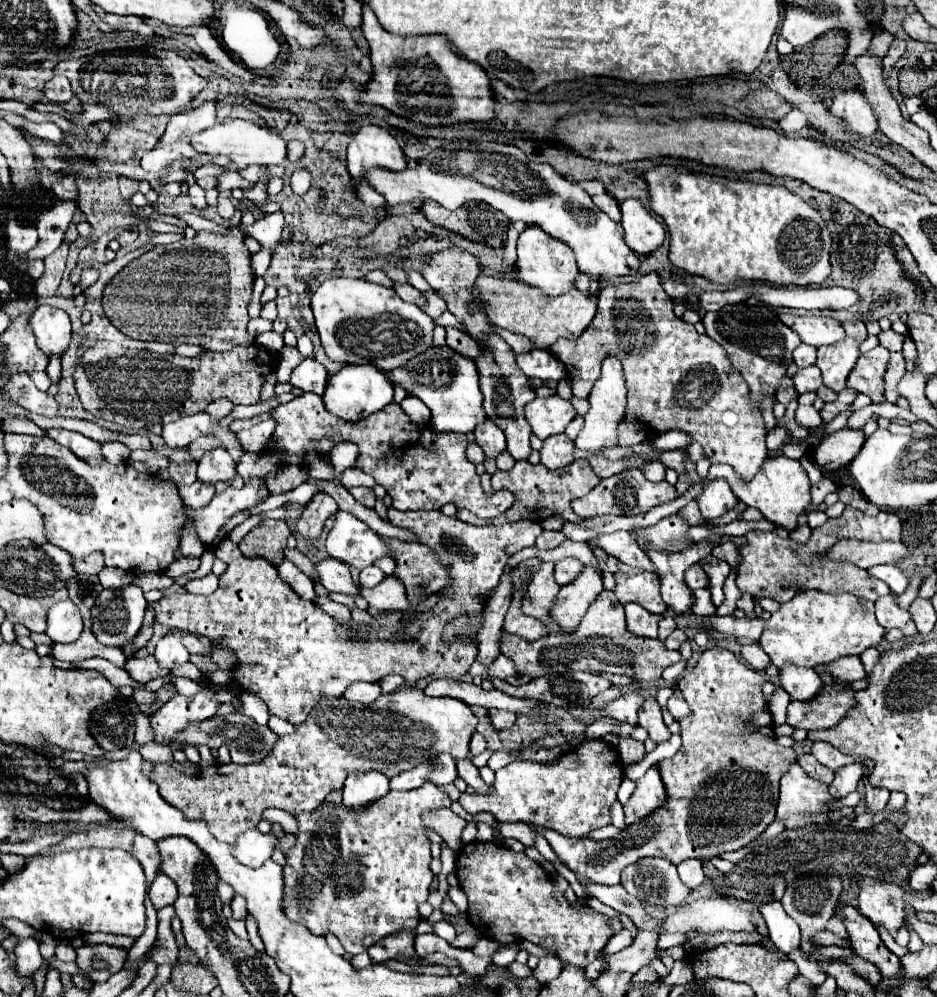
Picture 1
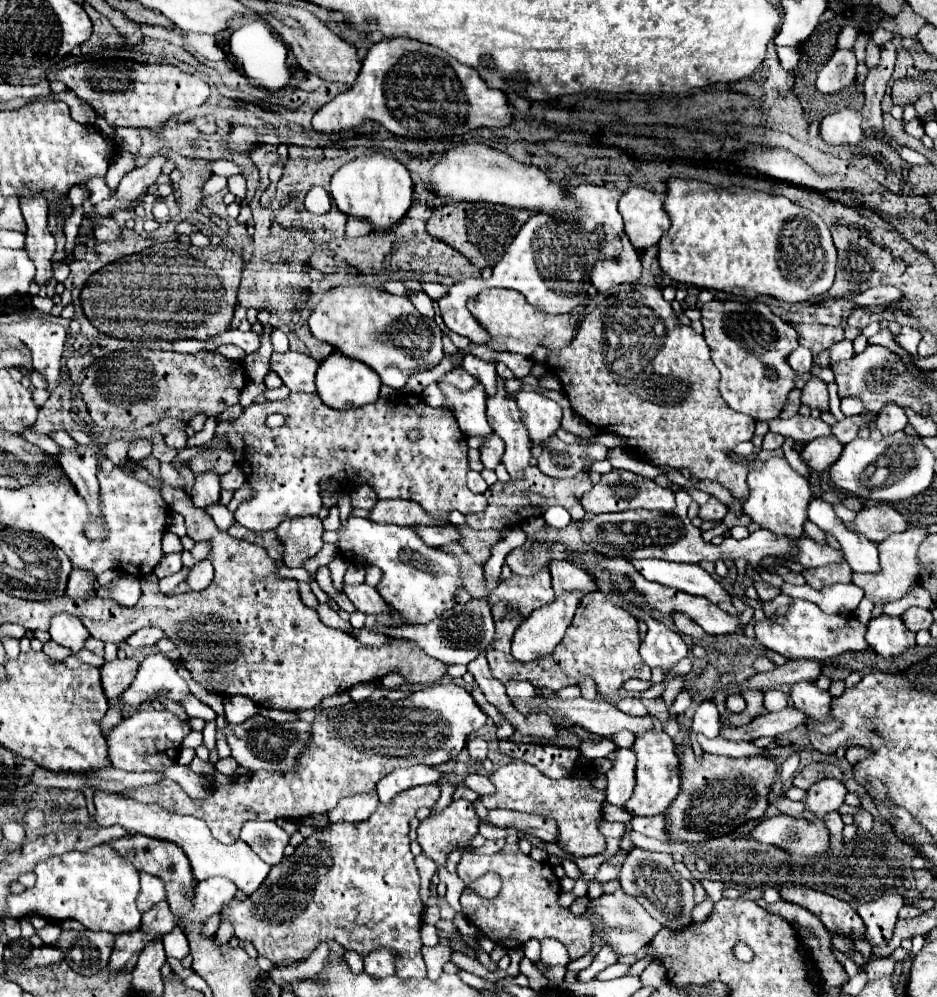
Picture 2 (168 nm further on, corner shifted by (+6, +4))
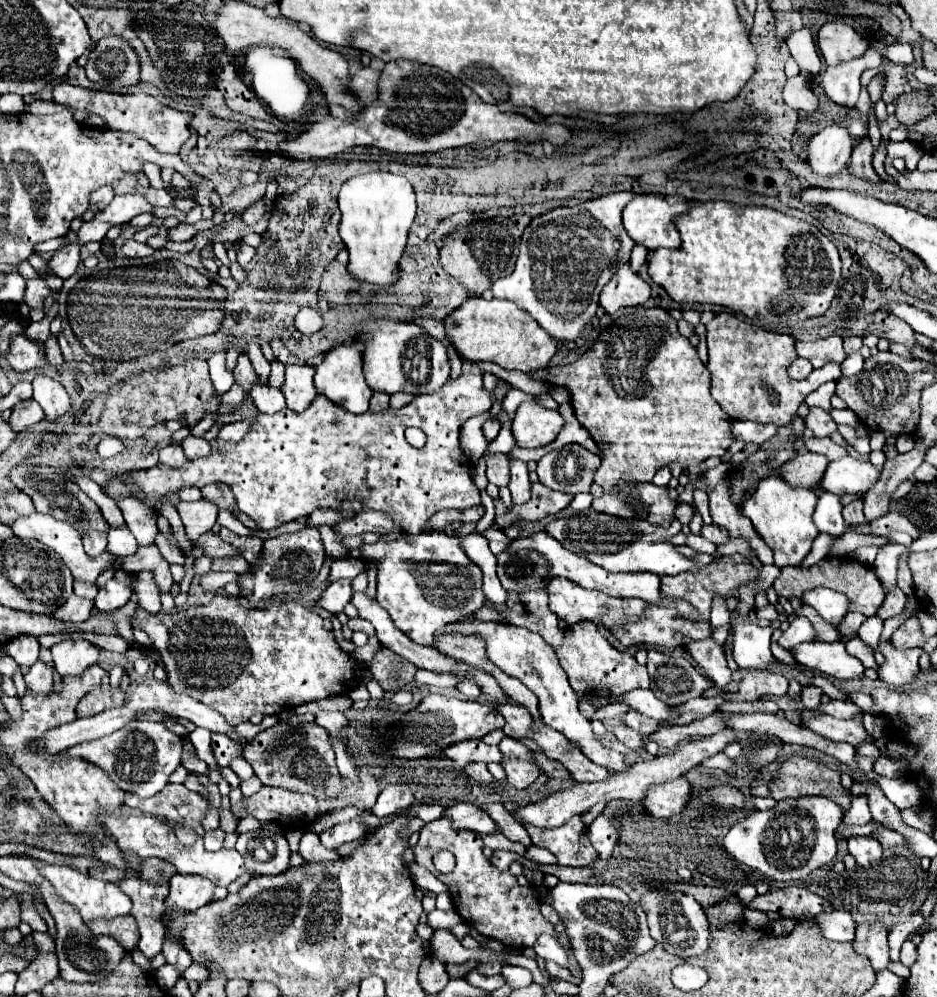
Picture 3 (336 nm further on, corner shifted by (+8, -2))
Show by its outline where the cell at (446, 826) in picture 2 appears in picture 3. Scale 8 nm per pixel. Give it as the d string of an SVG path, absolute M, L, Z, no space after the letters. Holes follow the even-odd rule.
M446 818L434 820L420 830L418 844L414 846L414 856L420 866L430 870L440 882L448 886L454 908L458 914L462 914L462 920L486 938L500 940L508 948L526 948L532 946L544 932L556 936L554 926L538 910L540 902L534 896L524 896L516 878L510 872L500 872L494 868L494 864L482 854L482 842L478 842L478 834L470 830L454 830ZM438 850L450 850L456 856L456 870L452 874L440 874L434 868L432 856Z

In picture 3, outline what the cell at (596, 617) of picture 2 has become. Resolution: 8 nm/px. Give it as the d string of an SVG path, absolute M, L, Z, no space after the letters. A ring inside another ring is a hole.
M578 622L566 630L564 644L556 650L556 656L560 660L560 666L568 674L570 686L576 694L596 694L596 696L620 696L634 688L648 688L650 678L646 672L646 666L640 666L636 658L628 652L618 652L612 648L602 634L598 632L598 626L592 622Z

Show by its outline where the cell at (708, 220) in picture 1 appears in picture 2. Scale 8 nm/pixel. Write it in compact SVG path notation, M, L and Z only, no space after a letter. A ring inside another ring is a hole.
M668 178L664 210L670 216L670 230L658 242L660 268L680 284L712 288L730 294L776 296L784 302L802 302L830 290L836 270L836 248L826 222L808 208L790 202L786 196L728 186L726 190L702 190L704 184L684 178Z

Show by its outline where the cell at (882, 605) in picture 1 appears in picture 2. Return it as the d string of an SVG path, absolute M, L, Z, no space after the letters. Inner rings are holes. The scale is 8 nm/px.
M880 614L878 618L872 618L868 622L866 642L884 658L900 656L908 646L914 644L914 640L916 634L908 632L908 628L904 628L904 622L898 616L892 618L888 614Z

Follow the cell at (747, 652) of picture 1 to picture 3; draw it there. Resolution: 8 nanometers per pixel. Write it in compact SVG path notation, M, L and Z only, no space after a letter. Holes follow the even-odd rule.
M750 670L742 682L737 693L727 692L717 686L706 690L702 697L721 695L730 701L755 701L762 696L784 696L788 692L788 680L782 674L774 674L768 670Z

